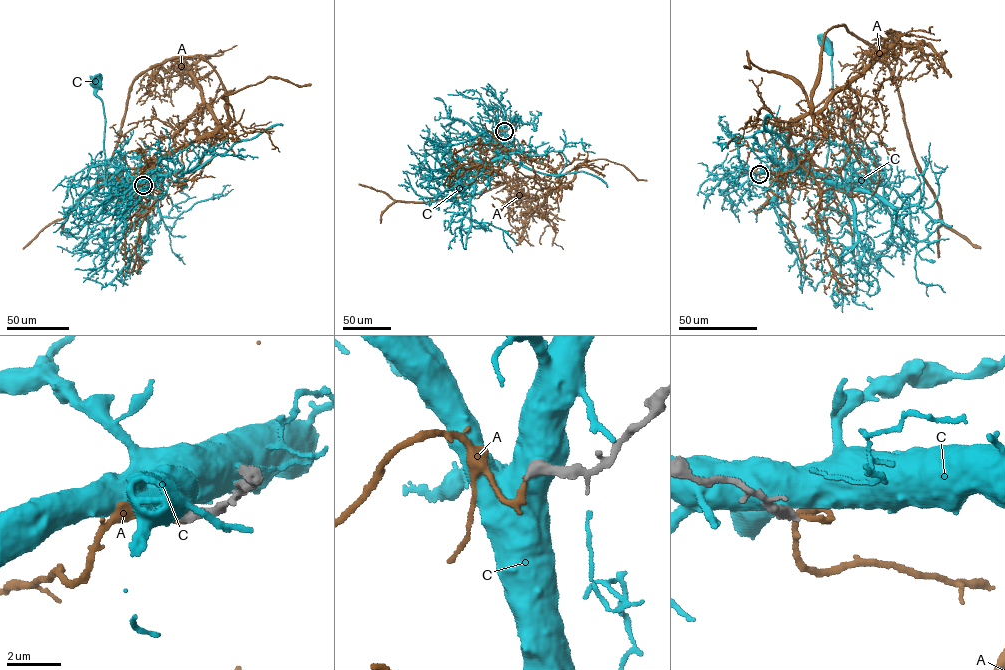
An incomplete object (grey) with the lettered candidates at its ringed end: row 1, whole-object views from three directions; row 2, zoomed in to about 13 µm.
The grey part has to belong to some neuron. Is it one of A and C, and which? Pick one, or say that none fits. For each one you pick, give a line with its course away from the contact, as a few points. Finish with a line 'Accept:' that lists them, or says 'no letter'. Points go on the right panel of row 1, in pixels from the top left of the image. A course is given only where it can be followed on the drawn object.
A: Its course: (759, 174), (760, 177), (774, 179), (784, 174), (789, 157), (787, 148), (789, 138)
Accept: A

